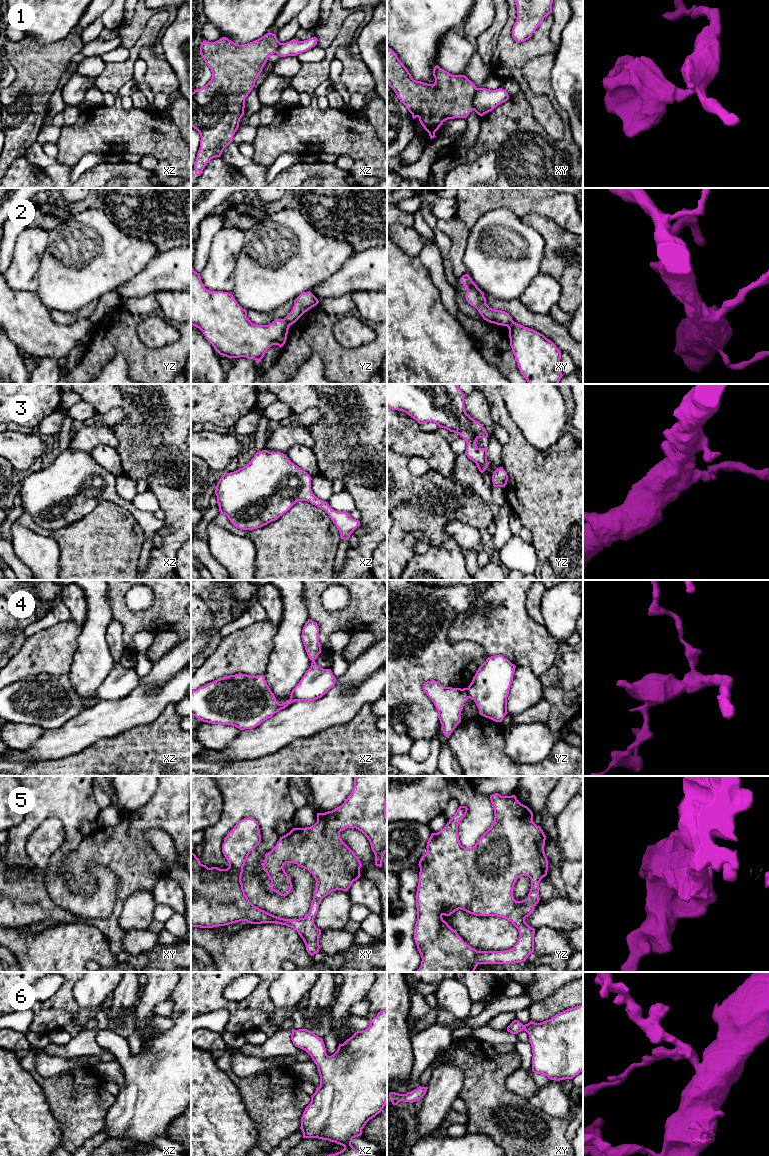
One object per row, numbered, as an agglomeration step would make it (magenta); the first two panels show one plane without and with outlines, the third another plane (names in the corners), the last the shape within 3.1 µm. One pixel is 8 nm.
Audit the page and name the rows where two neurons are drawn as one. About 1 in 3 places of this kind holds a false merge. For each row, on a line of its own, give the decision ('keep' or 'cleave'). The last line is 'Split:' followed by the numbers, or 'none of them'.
1: cleave
2: cleave
3: keep
4: cleave
5: keep
6: keep
Split: 1, 2, 4

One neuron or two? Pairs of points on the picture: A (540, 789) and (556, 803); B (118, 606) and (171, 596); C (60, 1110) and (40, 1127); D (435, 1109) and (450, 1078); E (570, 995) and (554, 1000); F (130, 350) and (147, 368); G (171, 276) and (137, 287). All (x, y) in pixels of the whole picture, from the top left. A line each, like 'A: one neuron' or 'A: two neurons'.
A: two neurons
B: one neuron
C: two neurons
D: one neuron
E: one neuron
F: one neuron
G: one neuron

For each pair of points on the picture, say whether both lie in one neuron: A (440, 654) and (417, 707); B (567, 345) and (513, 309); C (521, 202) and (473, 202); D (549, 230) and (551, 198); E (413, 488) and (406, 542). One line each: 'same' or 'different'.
A: same
B: same
C: same
D: different
E: same

